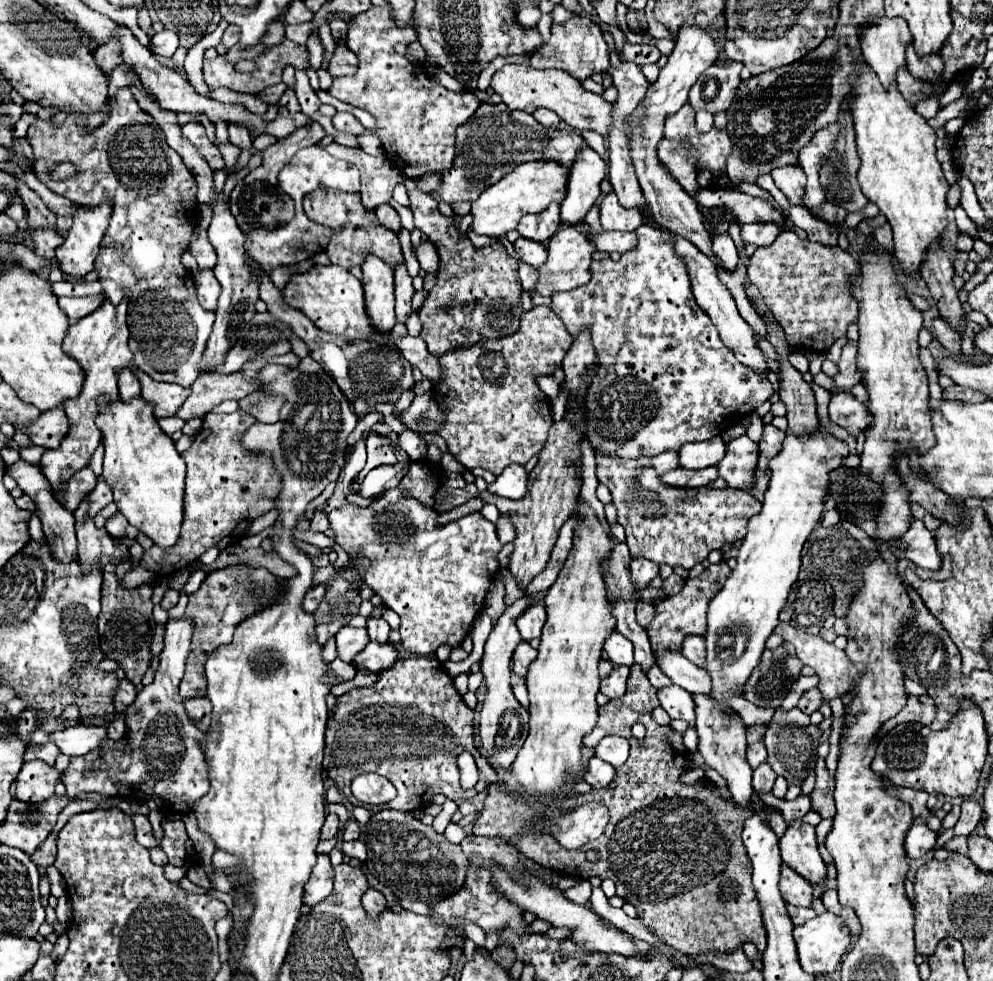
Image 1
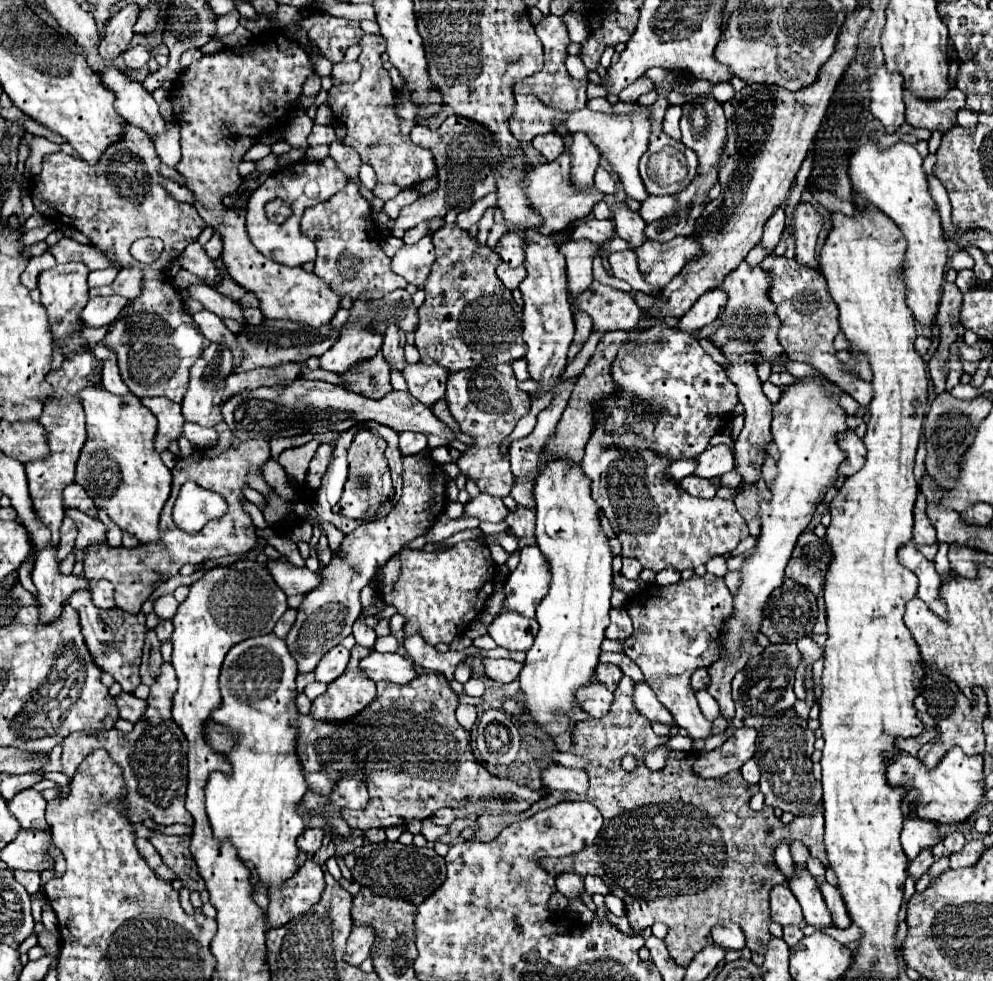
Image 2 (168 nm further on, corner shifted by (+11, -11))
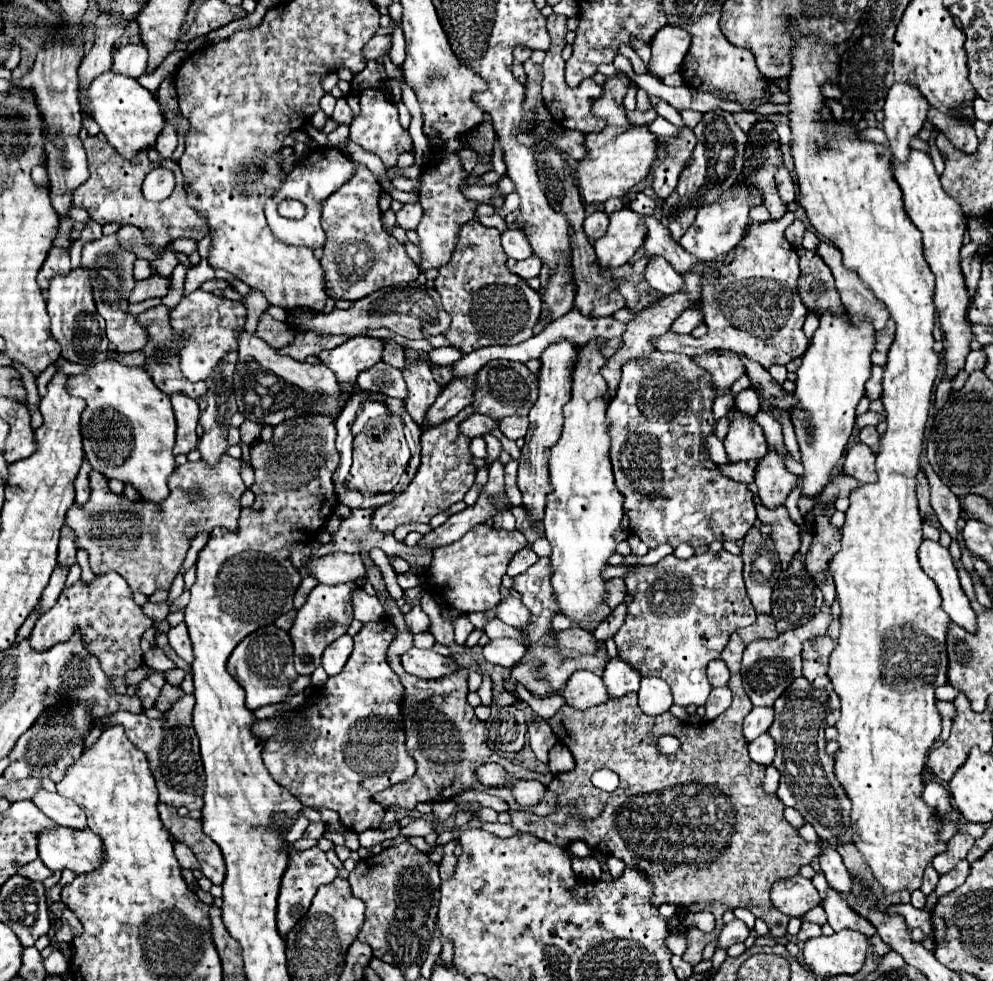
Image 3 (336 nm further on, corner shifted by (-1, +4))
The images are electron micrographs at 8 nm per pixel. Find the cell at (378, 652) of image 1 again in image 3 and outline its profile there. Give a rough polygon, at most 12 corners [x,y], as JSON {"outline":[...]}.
{"outline":[[410,648],[402,656],[408,674],[422,680],[458,670],[452,656]]}

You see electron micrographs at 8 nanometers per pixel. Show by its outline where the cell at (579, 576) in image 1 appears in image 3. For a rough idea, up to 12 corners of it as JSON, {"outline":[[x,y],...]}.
{"outline":[[604,338],[578,346],[544,528],[560,612],[588,628],[624,516]]}

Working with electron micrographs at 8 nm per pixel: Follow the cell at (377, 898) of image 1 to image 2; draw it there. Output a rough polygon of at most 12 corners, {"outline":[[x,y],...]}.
{"outline":[[354,925],[344,959],[360,965],[368,957],[374,931]]}

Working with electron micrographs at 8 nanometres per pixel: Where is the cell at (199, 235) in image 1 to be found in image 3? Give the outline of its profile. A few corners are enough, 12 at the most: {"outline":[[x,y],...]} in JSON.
{"outline":[[270,314],[260,318],[256,336],[274,350],[294,342],[296,332]]}

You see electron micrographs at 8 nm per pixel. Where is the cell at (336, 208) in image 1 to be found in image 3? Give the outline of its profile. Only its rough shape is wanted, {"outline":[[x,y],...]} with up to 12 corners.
{"outline":[[358,172],[324,202],[328,298],[354,302],[420,274],[382,228]]}

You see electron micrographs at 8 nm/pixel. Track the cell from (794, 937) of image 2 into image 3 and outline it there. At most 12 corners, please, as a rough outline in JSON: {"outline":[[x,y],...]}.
{"outline":[[802,922],[798,940],[806,942],[820,934],[818,924]]}

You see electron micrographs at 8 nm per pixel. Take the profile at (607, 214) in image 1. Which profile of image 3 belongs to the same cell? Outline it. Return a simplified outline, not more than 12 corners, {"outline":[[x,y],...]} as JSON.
{"outline":[[594,212],[584,220],[584,230],[590,240],[606,234],[608,216]]}

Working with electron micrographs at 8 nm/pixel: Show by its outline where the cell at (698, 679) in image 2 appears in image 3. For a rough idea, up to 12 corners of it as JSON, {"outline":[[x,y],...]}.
{"outline":[[722,660],[708,664],[712,688],[726,686],[730,672]]}

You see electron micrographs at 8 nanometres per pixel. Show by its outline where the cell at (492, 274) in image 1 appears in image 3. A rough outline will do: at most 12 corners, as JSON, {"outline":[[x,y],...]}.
{"outline":[[472,220],[434,280],[466,354],[532,336],[540,294]]}

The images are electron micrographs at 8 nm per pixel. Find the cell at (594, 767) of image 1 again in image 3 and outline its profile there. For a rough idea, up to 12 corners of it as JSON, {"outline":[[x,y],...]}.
{"outline":[[562,742],[550,750],[550,772],[574,768],[574,758]]}

